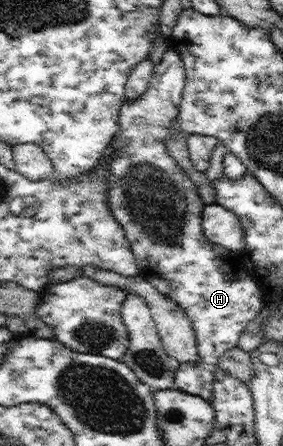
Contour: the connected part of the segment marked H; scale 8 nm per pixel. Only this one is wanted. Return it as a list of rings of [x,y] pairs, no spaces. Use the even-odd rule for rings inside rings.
[[[169,46],[160,63],[157,63],[145,92],[135,100],[125,98],[119,109],[119,133],[112,146],[114,160],[105,169],[109,179],[106,197],[113,216],[131,243],[140,274],[160,293],[185,309],[185,314],[193,323],[200,363],[214,366],[226,351],[237,346],[240,334],[263,308],[263,293],[255,275],[249,270],[245,253],[231,252],[212,243],[204,235],[201,223],[206,205],[194,182],[184,171],[181,161],[174,161],[168,152],[165,139],[179,114],[185,81],[182,58]]]

